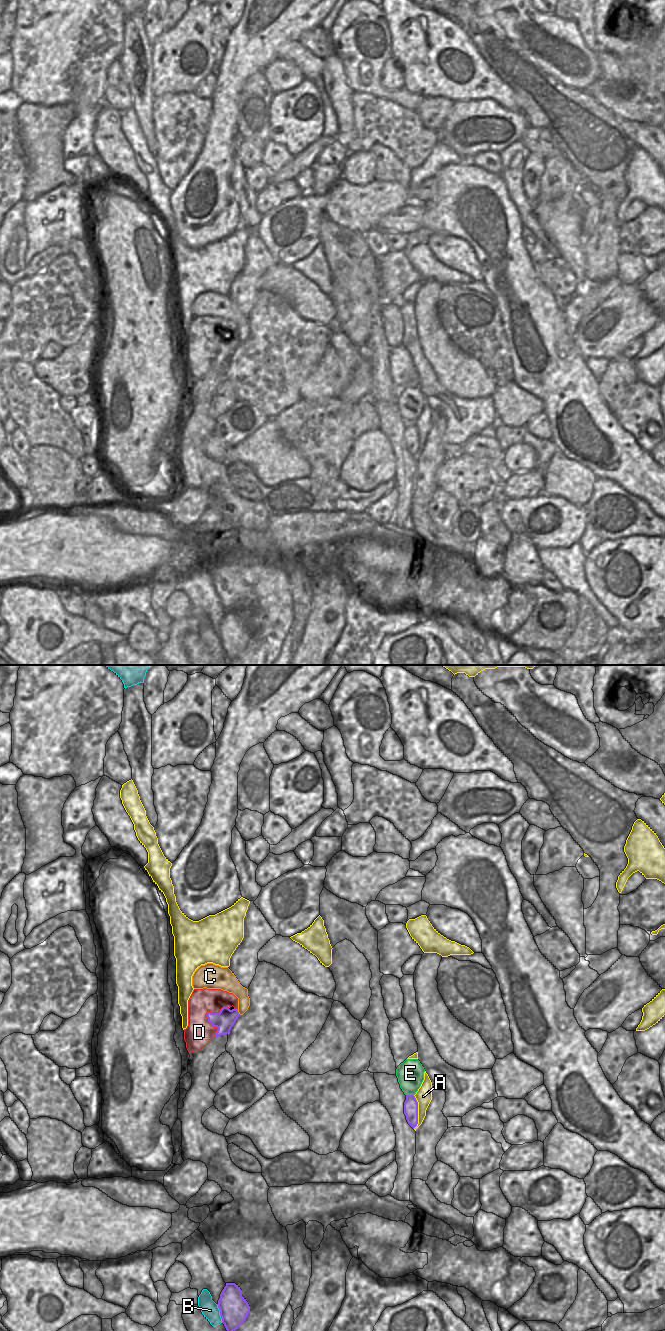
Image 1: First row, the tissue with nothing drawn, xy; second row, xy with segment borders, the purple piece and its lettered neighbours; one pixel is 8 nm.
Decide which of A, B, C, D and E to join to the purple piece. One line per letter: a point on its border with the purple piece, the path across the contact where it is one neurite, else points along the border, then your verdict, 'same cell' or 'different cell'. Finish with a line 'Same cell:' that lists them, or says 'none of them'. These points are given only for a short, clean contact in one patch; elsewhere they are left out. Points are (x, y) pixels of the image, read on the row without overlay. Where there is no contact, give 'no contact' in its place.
A: contact xy (417, 440); different cell
B: contact xy (220, 641); border xy (216, 632), (222, 650); different cell
C: contact xy (238, 340); different cell
D: contact xy (206, 343); same cell
E: contact xy (410, 423); different cell
Same cell: D

